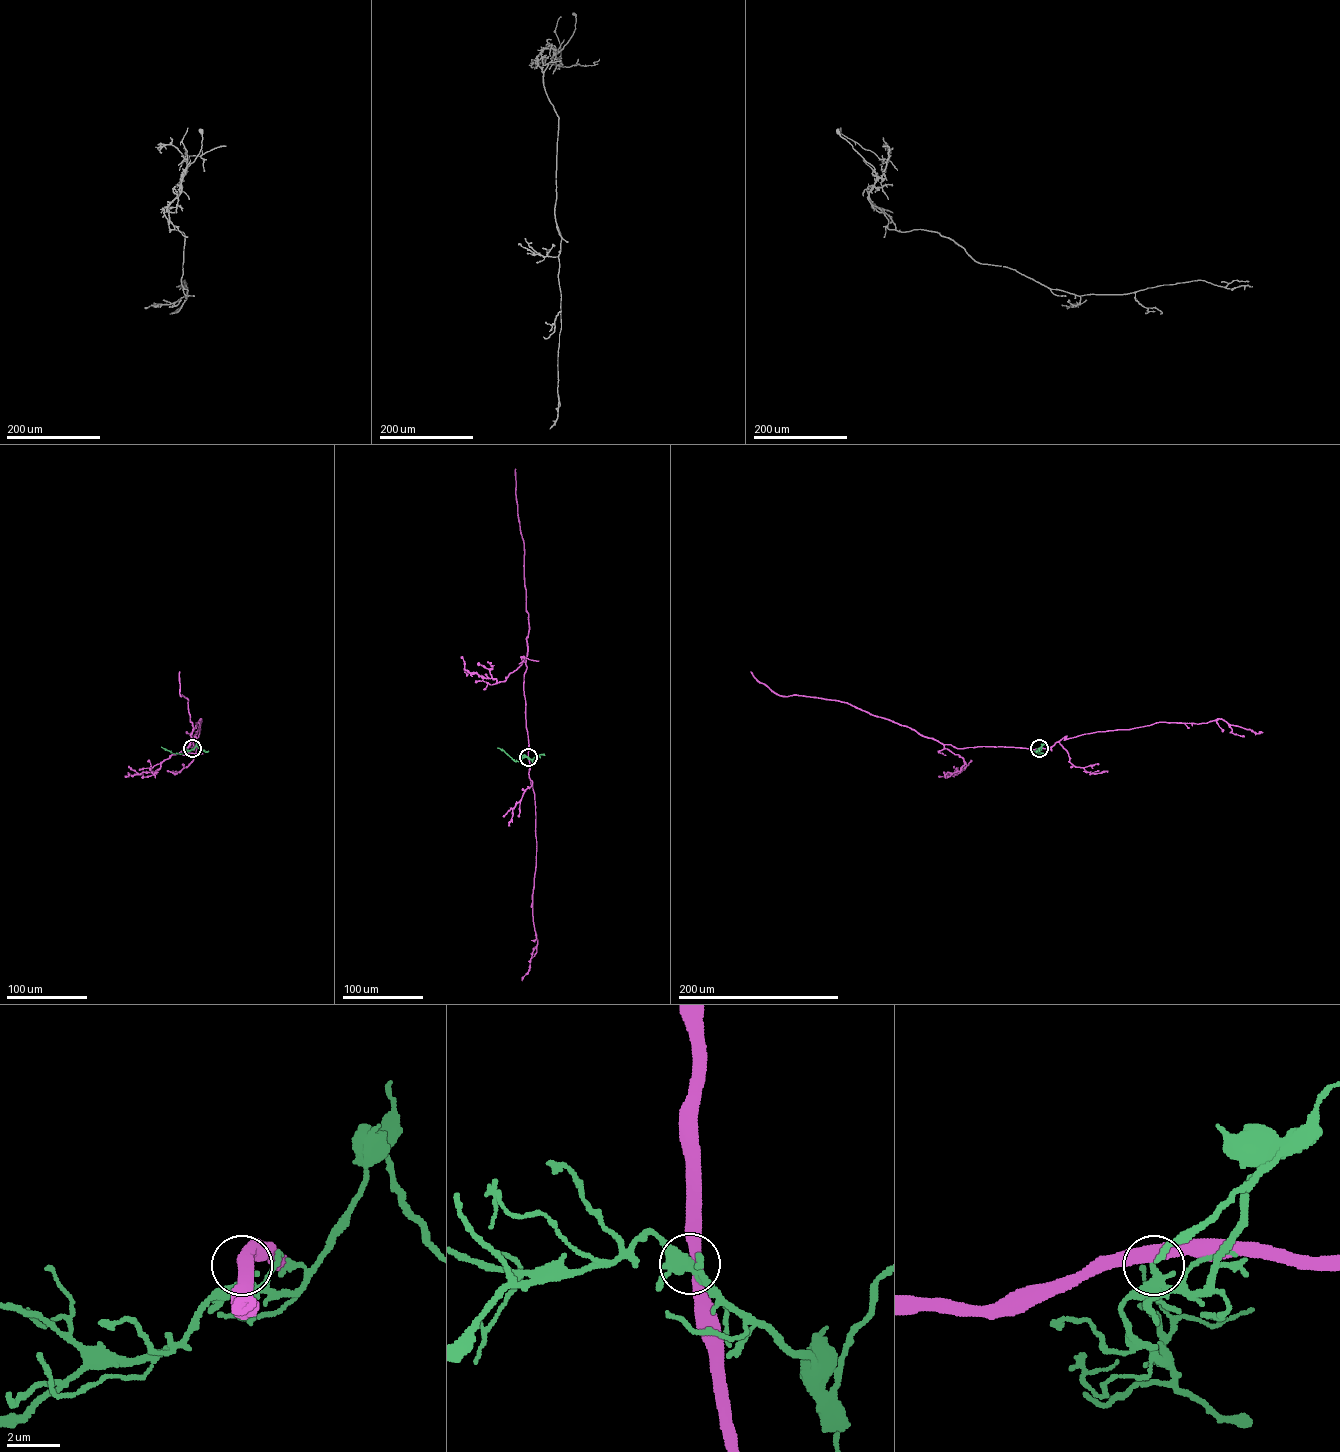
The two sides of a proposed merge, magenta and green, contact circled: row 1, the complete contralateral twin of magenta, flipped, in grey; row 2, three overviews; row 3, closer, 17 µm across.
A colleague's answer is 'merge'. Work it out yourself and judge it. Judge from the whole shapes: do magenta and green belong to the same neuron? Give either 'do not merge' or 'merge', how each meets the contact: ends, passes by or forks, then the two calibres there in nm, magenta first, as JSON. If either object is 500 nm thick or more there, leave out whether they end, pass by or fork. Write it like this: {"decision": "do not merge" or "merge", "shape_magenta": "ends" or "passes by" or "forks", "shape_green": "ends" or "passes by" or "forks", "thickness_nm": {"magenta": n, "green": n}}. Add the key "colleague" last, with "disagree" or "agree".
{"decision": "do not merge", "shape_magenta": "passes by", "shape_green": "passes by", "thickness_nm": {"magenta": 440, "green": 260}, "colleague": "disagree"}

